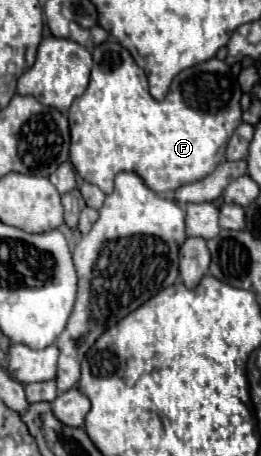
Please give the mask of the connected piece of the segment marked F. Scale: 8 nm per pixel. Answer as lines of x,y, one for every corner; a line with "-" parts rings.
106,40
104,44
96,46
92,56
94,66
90,84
68,110
72,130
70,162
86,182
96,184
104,194
110,194
114,188
114,176
118,172
136,172
144,178
144,182
148,182
148,186
152,186
152,190
168,194
182,184
206,178
224,160
226,144
234,128
242,122
242,90
224,60
210,58
192,68
186,68
174,78
168,96
158,102
148,92
148,80
142,68
136,66
130,52
116,40

